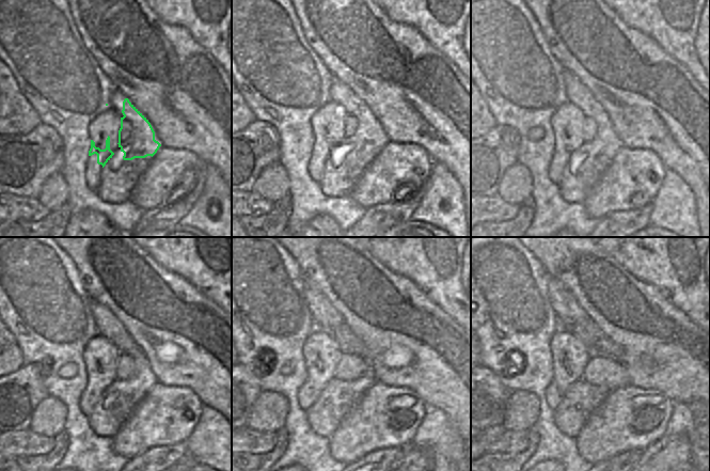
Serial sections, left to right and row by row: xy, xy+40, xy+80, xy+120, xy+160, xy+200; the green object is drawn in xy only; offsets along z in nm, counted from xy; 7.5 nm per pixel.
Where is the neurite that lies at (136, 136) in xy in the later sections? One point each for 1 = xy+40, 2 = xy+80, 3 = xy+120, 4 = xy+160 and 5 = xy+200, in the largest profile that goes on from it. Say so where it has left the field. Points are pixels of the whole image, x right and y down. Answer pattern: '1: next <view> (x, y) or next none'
1: next xy+40 (352, 156)
2: next xy+80 (592, 158)
3: next xy+120 (87, 358)
4: next xy+160 (321, 352)
5: next xy+200 (569, 357)

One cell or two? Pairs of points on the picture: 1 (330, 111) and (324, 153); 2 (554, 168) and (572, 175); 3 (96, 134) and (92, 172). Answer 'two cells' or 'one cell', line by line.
1: one cell
2: two cells
3: two cells

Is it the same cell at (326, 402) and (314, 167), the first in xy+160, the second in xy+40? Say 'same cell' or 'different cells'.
different cells

